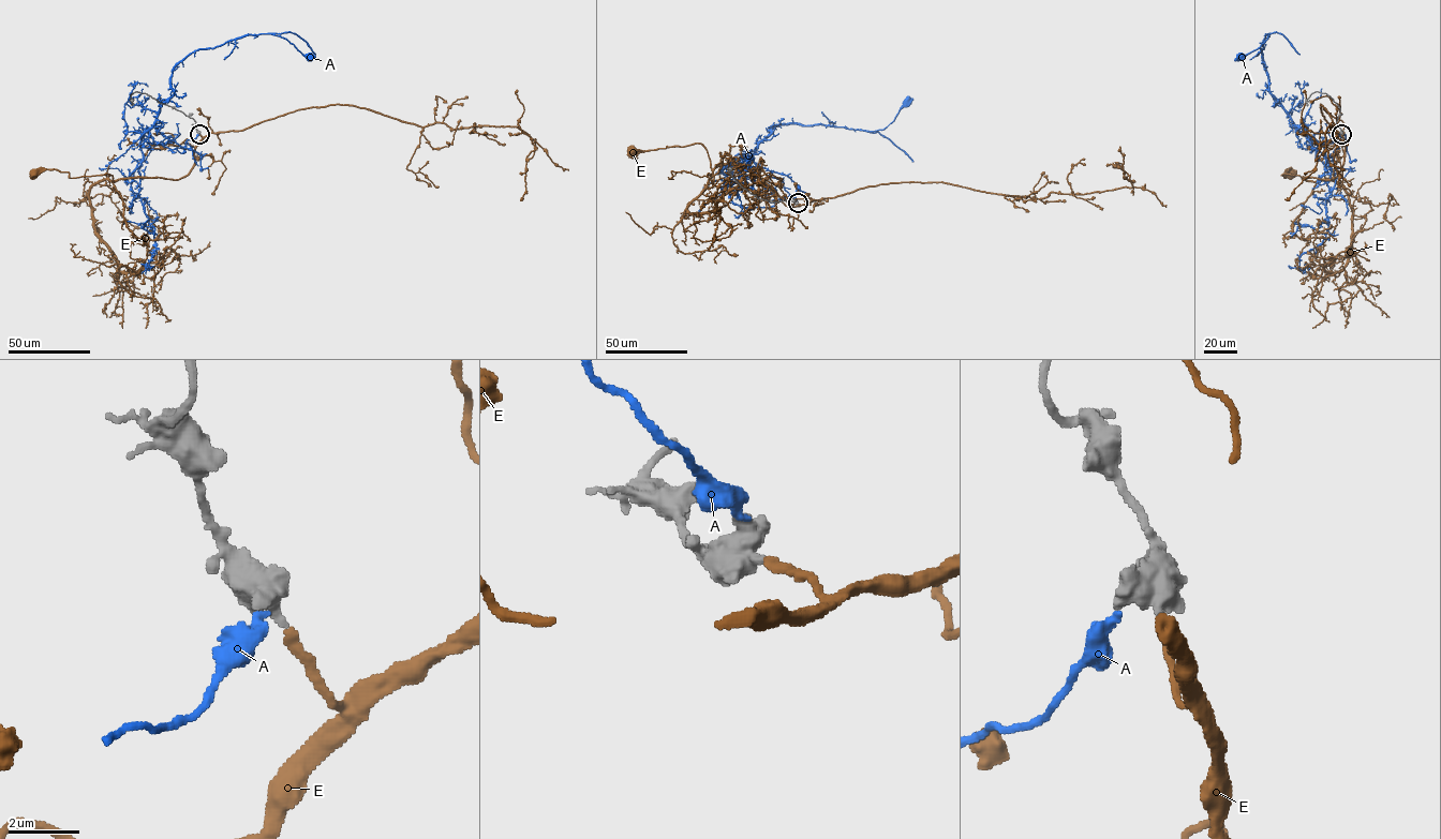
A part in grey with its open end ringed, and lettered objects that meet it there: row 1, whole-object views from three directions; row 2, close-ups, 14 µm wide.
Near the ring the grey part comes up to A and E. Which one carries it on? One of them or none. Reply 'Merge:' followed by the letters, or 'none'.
Merge: E

